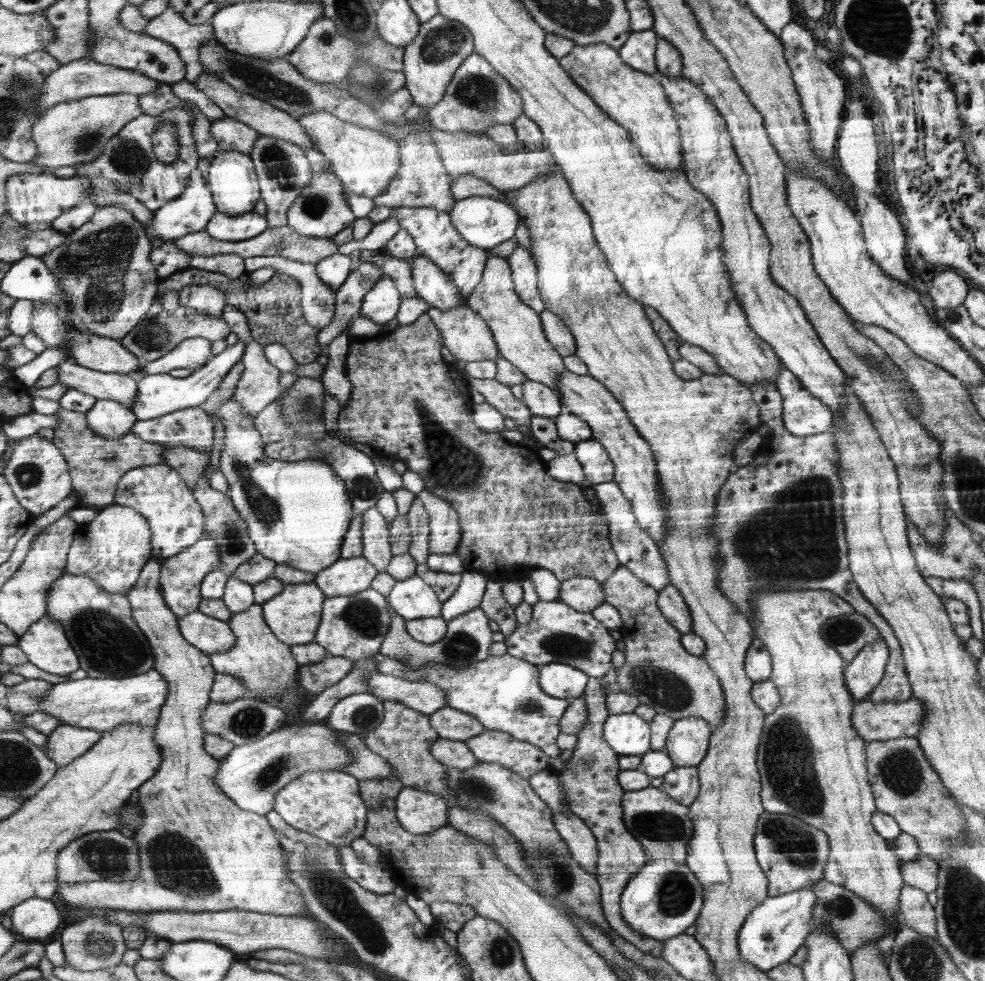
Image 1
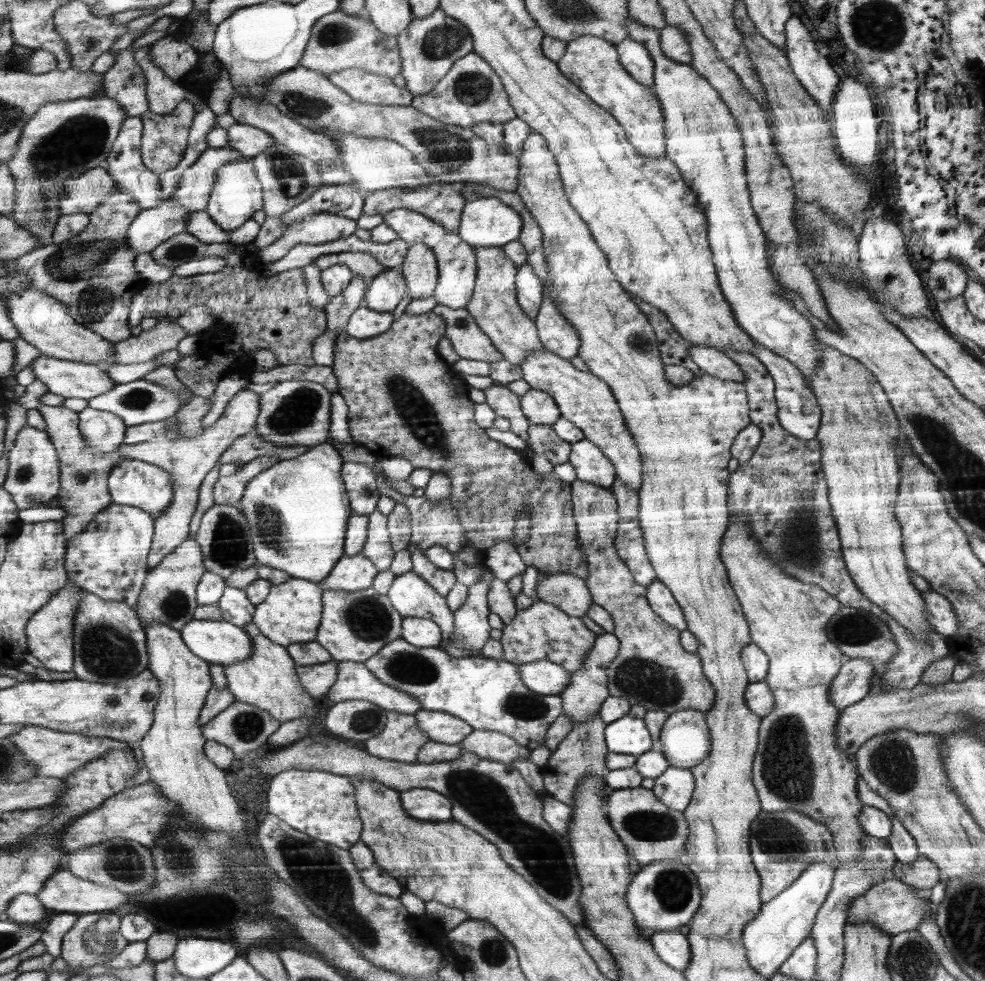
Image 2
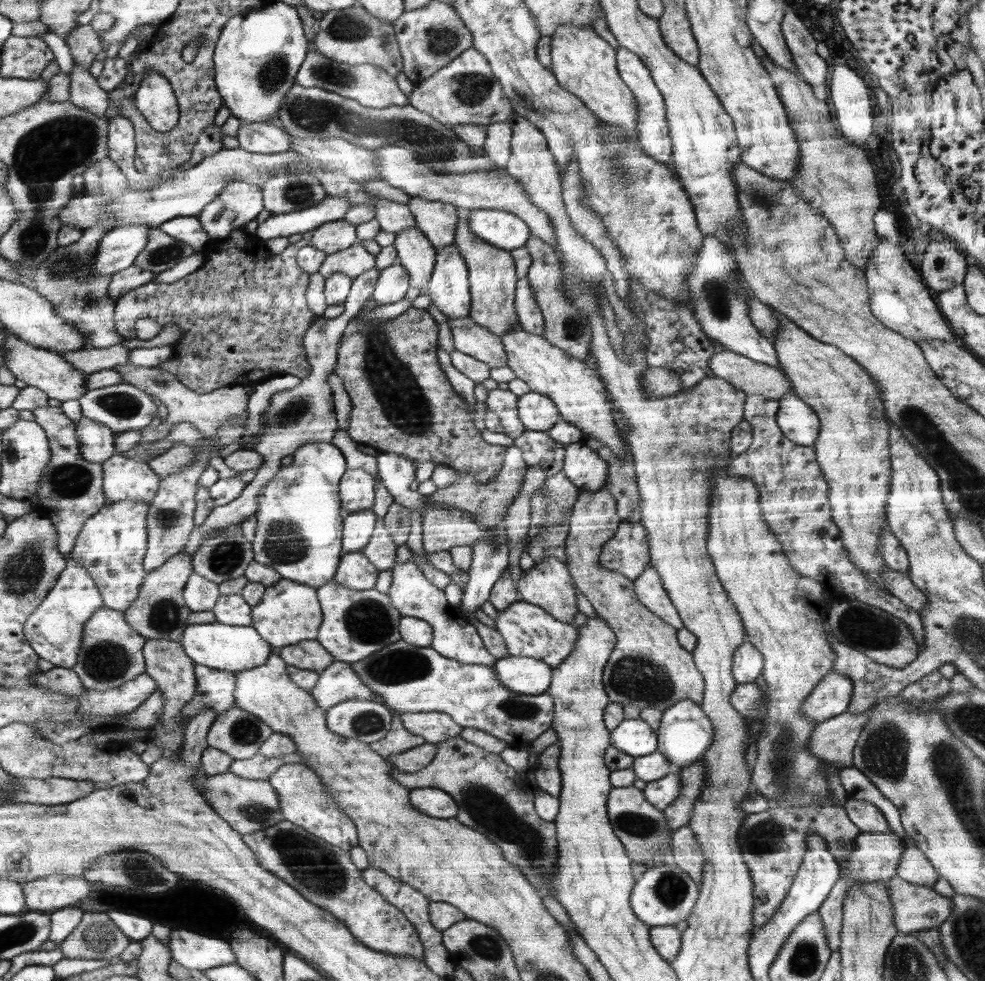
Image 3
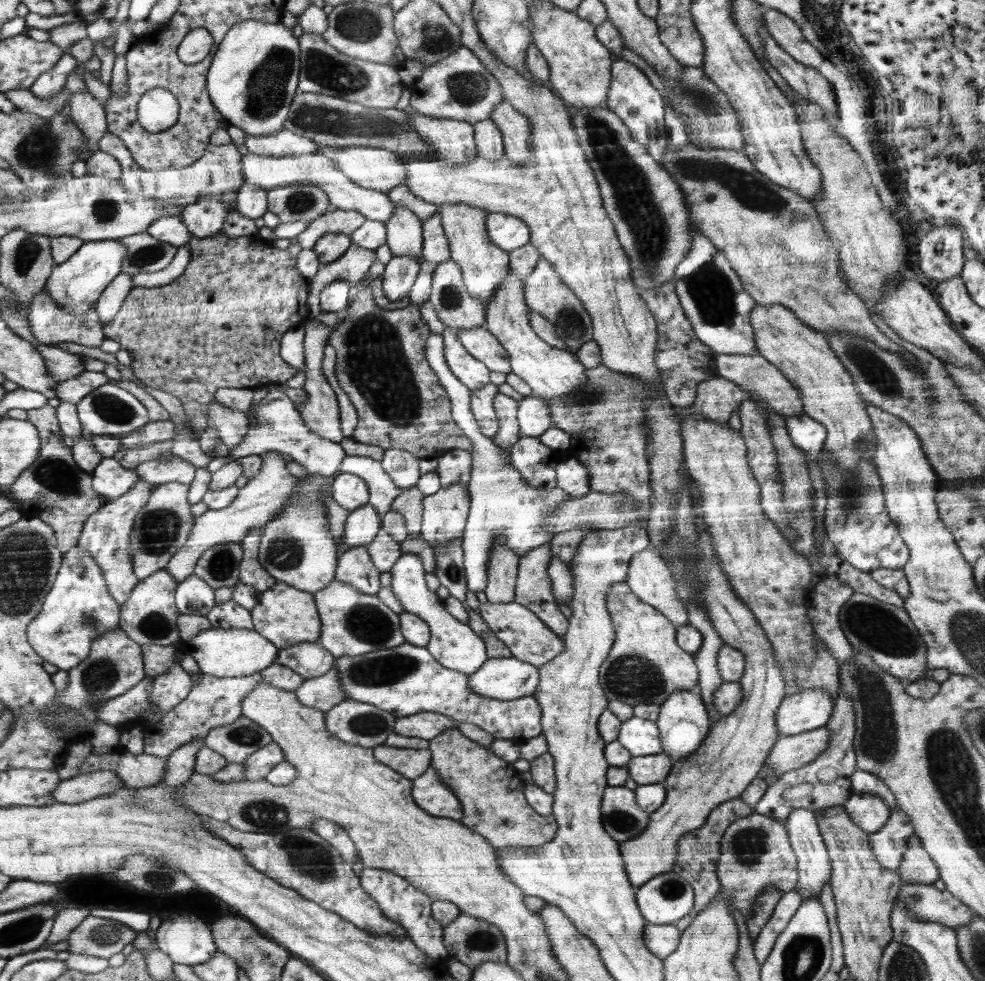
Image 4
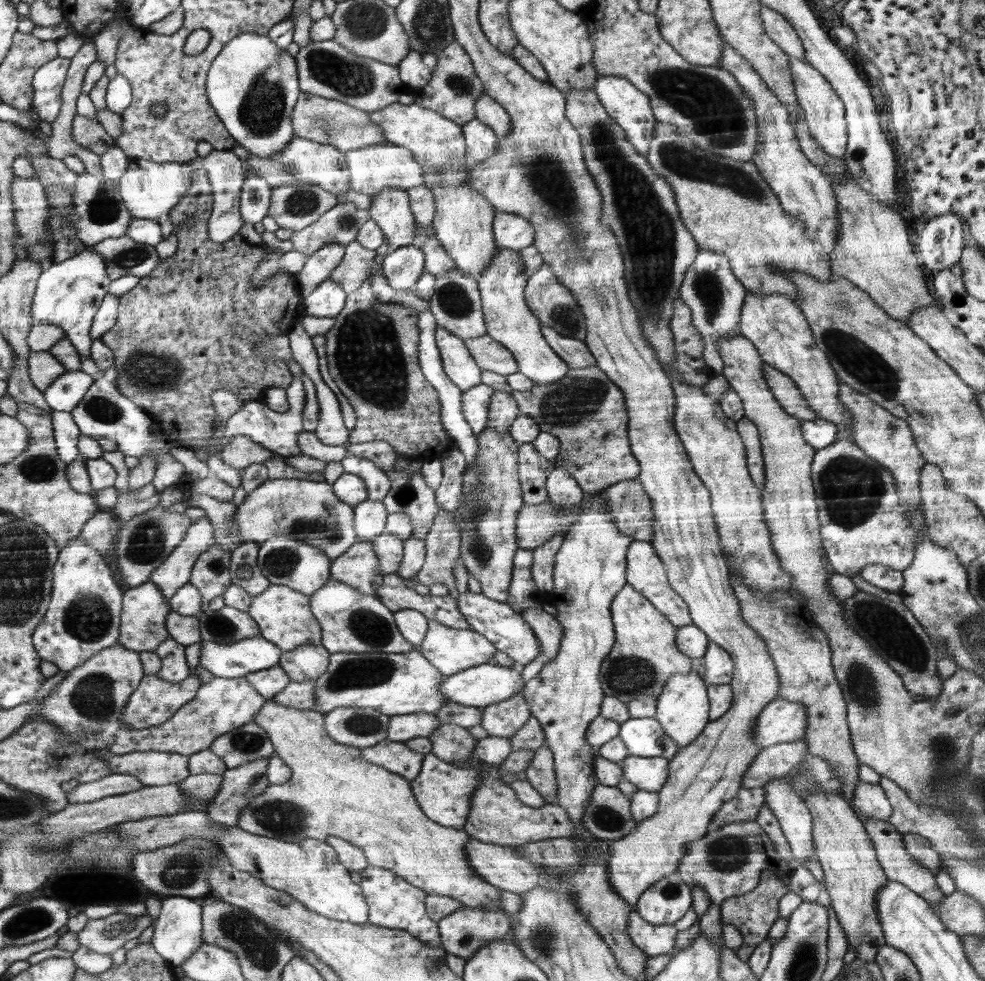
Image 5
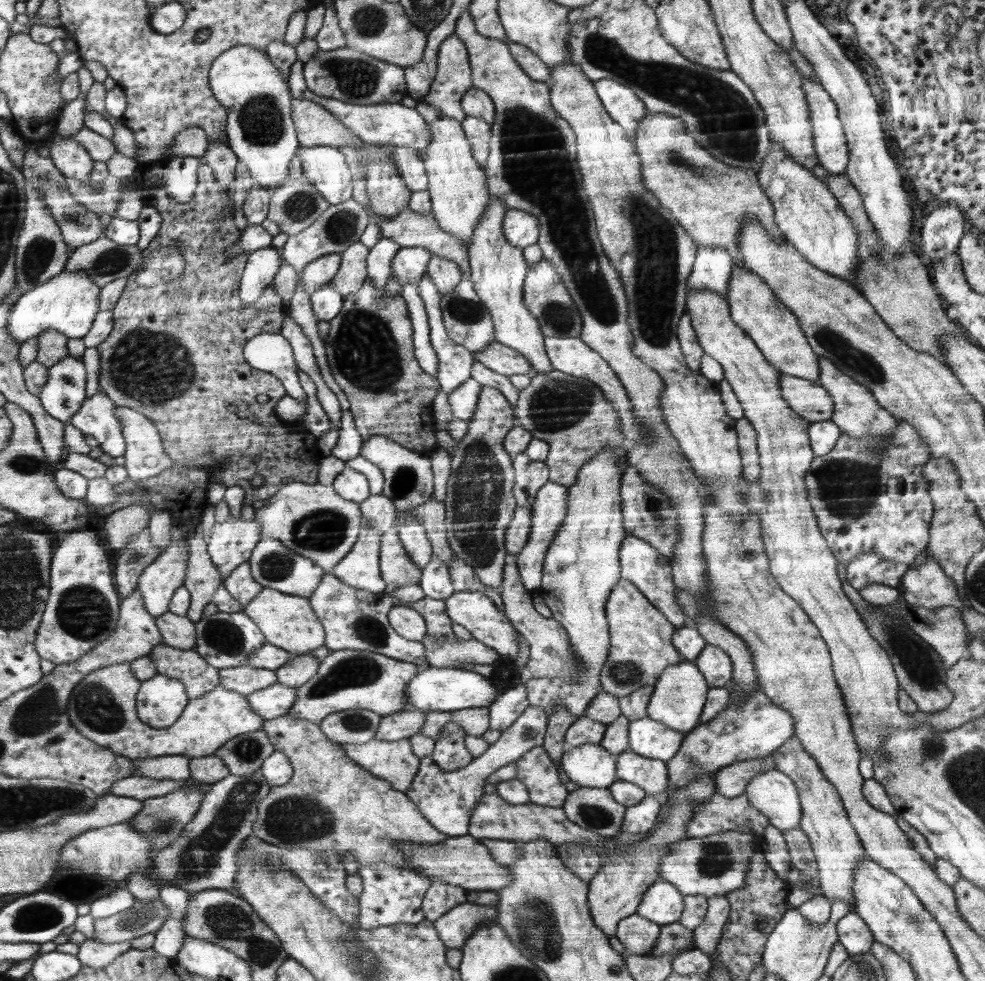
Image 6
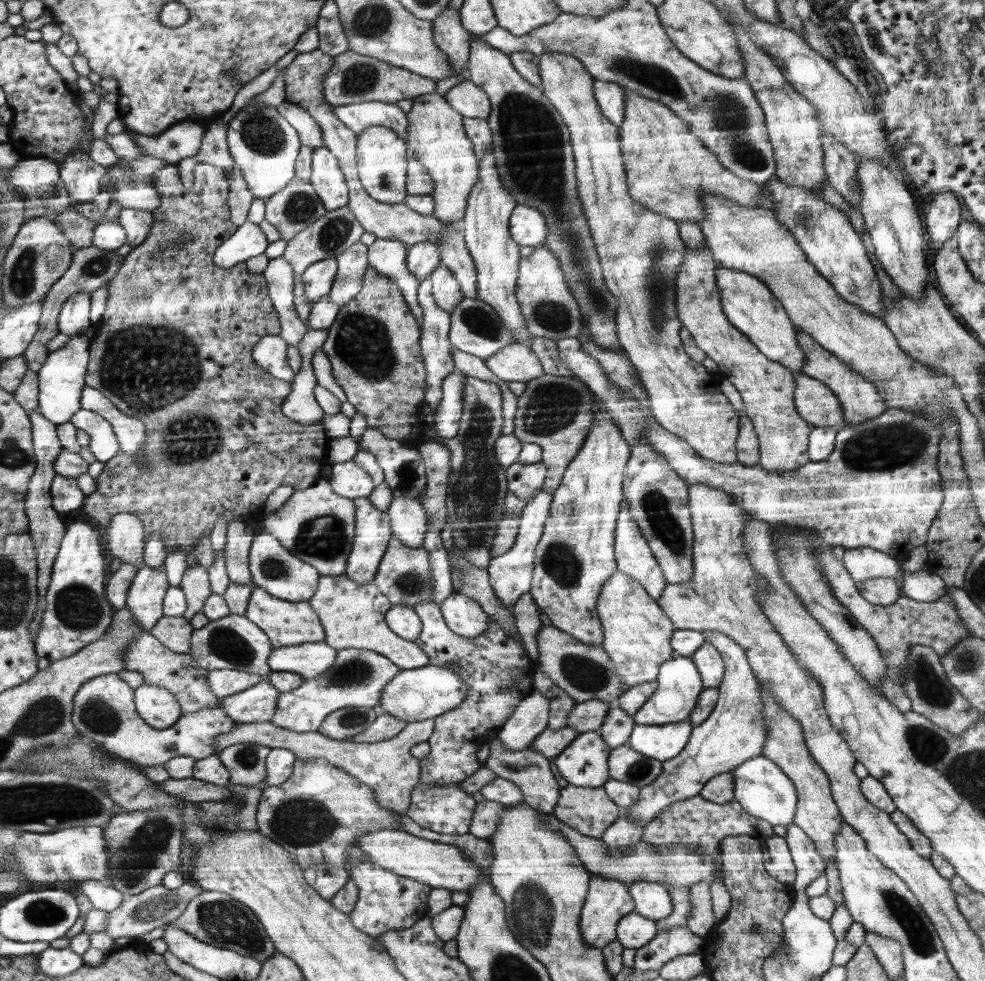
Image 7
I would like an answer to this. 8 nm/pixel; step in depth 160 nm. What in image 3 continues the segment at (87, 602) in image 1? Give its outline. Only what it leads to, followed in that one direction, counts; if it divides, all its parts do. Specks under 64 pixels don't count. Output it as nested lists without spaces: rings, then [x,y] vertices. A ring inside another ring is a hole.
[[[100,608],[87,622],[78,664],[71,669],[78,675],[80,685],[85,689],[104,692],[112,690],[146,673],[146,659],[143,646],[147,638],[127,622],[122,610]]]

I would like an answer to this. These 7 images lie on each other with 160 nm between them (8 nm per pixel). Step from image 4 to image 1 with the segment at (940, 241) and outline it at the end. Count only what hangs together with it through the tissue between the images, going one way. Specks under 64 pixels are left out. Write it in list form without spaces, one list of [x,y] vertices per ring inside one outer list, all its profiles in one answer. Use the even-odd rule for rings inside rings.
[[[940,272],[932,278],[930,296],[936,309],[956,308],[965,302],[969,294],[968,280],[962,280],[956,272]]]

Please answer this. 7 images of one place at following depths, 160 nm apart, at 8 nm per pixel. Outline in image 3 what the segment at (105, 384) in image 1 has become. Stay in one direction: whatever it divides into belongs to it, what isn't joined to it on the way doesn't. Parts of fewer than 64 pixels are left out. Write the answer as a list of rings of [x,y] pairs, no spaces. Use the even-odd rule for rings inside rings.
[[[13,334],[8,336],[8,340],[4,340],[1,348],[5,348],[3,364],[6,365],[6,368],[9,368],[17,379],[23,380],[30,386],[40,388],[50,399],[61,402],[72,399],[79,400],[88,392],[88,388],[85,387],[88,374],[72,366],[62,357],[62,354],[44,347],[32,346]]]

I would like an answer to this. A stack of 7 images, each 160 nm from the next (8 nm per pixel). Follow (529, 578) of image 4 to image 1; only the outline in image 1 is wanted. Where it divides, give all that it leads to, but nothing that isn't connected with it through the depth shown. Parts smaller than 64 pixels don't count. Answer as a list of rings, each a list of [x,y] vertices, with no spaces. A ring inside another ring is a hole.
[[[574,577],[560,583],[556,600],[580,612],[591,613],[606,602],[603,585],[598,579]]]

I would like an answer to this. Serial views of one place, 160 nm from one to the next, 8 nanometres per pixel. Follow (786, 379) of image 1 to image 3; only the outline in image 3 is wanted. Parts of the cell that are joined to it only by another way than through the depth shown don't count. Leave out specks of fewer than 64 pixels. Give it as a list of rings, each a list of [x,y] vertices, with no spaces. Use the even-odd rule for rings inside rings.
[[[703,235],[703,244],[697,252],[696,262],[690,268],[690,276],[688,276],[688,291],[692,293],[691,309],[706,337],[719,342],[728,351],[781,370],[774,342],[752,326],[747,298],[736,294],[738,276],[734,272],[734,259],[728,254],[729,250],[724,242],[716,235]],[[794,386],[779,401],[778,425],[780,430],[800,446],[813,446],[822,429],[819,416],[812,407],[796,395]]]

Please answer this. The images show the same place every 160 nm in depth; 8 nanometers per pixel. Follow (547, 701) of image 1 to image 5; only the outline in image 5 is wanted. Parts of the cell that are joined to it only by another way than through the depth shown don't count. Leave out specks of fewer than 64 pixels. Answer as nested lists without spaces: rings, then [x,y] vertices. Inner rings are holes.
[[[418,648],[406,654],[376,651],[329,653],[326,672],[311,680],[315,696],[313,709],[325,716],[339,707],[377,708],[390,717],[417,712],[435,714],[438,709],[450,703],[439,690],[444,677]],[[520,692],[496,706],[488,706],[482,710],[482,728],[488,731],[488,735],[504,738],[512,738],[532,716],[526,697]]]

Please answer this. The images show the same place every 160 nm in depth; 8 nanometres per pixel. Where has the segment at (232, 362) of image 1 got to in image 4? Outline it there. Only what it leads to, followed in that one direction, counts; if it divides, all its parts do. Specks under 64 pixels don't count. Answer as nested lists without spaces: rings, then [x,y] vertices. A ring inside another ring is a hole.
[[[109,382],[80,400],[77,405],[77,415],[83,430],[92,435],[108,434],[124,437],[150,422],[147,410],[138,398]]]

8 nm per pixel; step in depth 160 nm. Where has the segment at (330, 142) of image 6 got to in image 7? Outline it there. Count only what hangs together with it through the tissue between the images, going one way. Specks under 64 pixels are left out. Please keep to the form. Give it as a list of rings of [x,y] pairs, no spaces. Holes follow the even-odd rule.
[[[286,101],[276,107],[276,110],[280,116],[296,127],[296,130],[299,130],[304,146],[317,149],[326,145],[323,142],[323,131],[320,130],[319,123],[302,106]]]

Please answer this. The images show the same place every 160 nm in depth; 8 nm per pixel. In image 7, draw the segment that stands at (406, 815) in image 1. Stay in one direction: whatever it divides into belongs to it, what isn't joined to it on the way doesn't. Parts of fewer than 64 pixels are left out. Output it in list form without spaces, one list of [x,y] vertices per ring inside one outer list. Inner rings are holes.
[[[533,690],[524,697],[497,734],[502,748],[508,752],[530,749],[549,725],[550,706],[541,692]],[[419,783],[411,794],[411,805],[406,815],[410,820],[416,822],[416,824],[442,834],[461,835],[470,832],[475,808],[478,804],[472,794],[462,791],[459,786],[460,784],[452,784],[436,787]]]

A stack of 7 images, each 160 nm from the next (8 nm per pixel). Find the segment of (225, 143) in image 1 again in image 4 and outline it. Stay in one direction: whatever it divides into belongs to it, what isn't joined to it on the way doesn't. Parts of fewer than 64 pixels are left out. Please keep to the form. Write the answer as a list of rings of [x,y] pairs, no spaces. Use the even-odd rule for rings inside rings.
[[[287,128],[274,134],[245,136],[247,152],[264,156],[308,156],[318,152],[319,146],[311,138],[294,134]]]

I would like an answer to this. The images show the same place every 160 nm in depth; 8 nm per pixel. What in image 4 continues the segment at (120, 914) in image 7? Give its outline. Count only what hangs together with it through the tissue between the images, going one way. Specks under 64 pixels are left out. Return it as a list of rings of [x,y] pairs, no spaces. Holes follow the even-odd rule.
[[[88,915],[68,935],[68,952],[109,959],[132,943],[137,933],[120,921]]]

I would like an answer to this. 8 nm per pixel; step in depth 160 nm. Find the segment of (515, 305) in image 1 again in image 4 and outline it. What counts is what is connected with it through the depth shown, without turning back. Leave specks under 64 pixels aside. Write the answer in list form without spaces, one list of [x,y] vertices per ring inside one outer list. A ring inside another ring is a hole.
[[[442,203],[438,211],[450,243],[450,260],[454,260],[462,268],[467,291],[474,298],[478,298],[478,302],[482,302],[482,308],[486,312],[492,298],[496,296],[496,290],[500,290],[504,278],[508,278],[508,272],[511,271],[510,255],[492,242],[487,230],[488,212],[483,208],[464,203]]]

